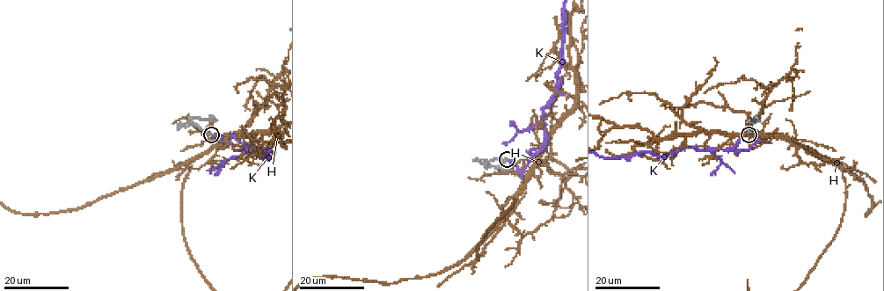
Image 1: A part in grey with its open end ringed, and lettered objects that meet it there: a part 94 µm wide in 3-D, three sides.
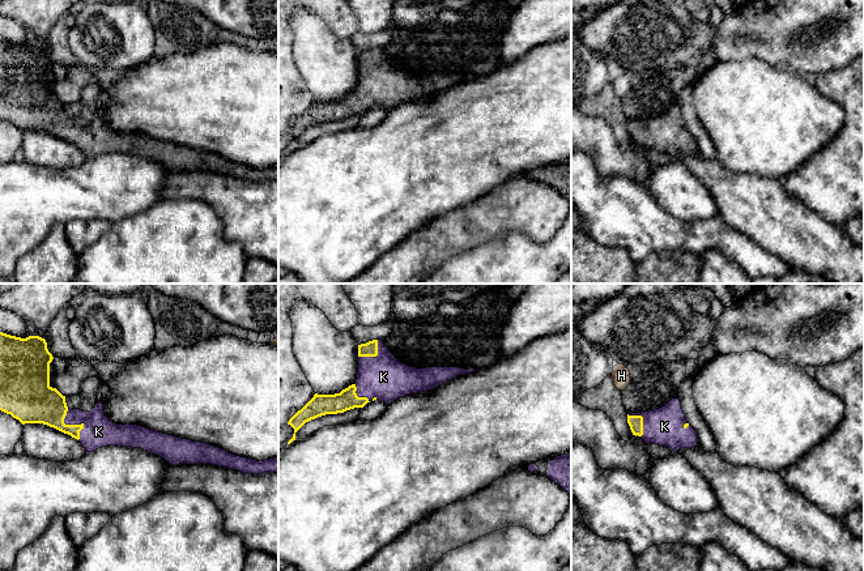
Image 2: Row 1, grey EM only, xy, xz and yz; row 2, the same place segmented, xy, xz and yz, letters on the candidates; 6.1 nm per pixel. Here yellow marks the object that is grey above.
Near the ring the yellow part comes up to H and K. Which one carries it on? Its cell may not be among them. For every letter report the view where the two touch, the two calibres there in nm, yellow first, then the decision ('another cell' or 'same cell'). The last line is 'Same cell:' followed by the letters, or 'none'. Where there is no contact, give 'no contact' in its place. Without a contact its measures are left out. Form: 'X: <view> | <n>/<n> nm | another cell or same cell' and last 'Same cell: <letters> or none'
H: no contact | another cell
K: xy | 240/190 nm | same cell
Same cell: K

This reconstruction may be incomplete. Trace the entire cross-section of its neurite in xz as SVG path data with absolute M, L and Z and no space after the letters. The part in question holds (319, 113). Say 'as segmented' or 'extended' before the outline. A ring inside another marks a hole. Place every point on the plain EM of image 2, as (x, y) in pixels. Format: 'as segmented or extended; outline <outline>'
extended; outline M373 47L358 52L358 78L356 90L335 102L318 102L298 118L288 129L294 136L293 145L288 149L290 152L295 148L295 140L308 128L325 122L337 122L354 115L363 115L367 110L374 107L384 108L387 112L395 107L408 103L410 101L431 98L459 82L476 78L474 76L465 77L459 74L426 74L416 76L399 69L388 57L382 47Z

